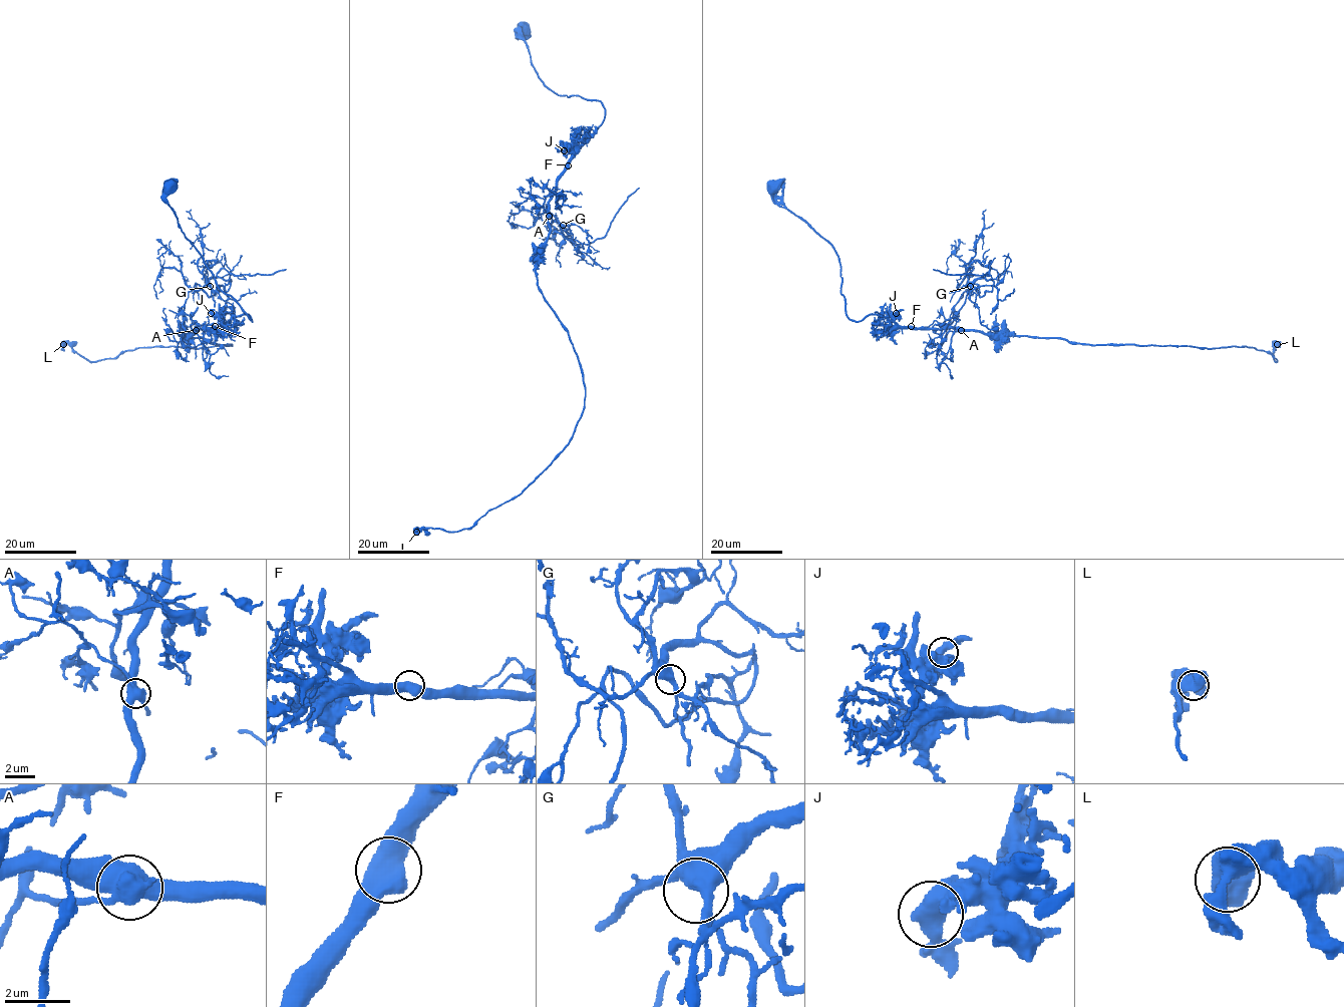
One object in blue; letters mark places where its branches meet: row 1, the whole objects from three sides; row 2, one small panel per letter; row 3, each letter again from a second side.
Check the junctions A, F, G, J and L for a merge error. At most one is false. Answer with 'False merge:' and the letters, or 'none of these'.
False merge: A

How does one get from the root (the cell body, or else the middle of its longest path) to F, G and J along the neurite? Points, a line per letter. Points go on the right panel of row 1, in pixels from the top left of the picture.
F: (774, 189), (771, 199), (803, 219), (832, 247), (847, 316), (862, 321), (881, 315), (911, 326)
G: (774, 189), (771, 199), (832, 247), (851, 319), (939, 328), (971, 283), (981, 297), (994, 283), (970, 286)
J: (774, 189), (771, 199), (803, 219), (832, 247), (847, 316), (862, 321), (881, 315), (894, 321), (896, 313)

